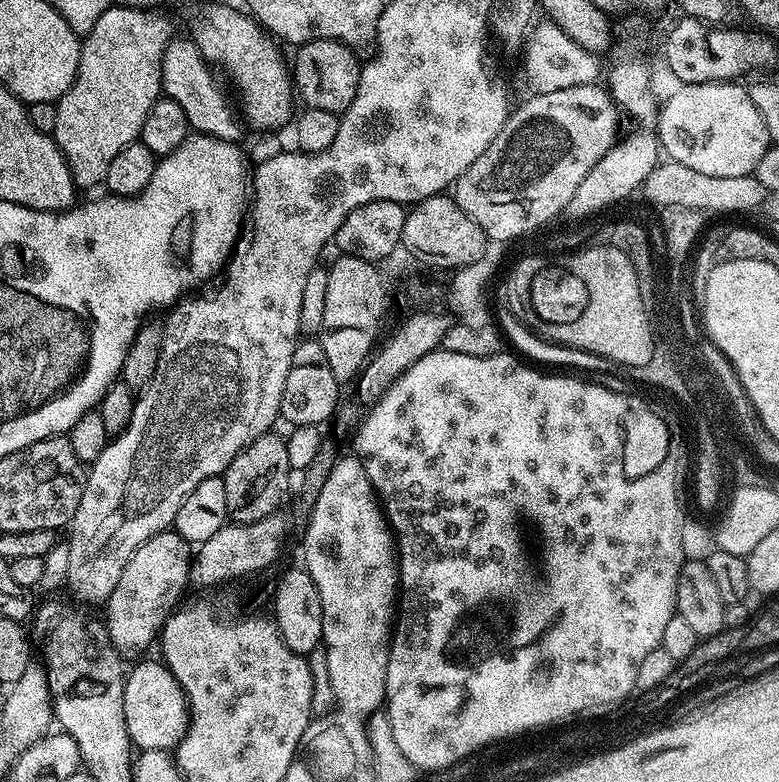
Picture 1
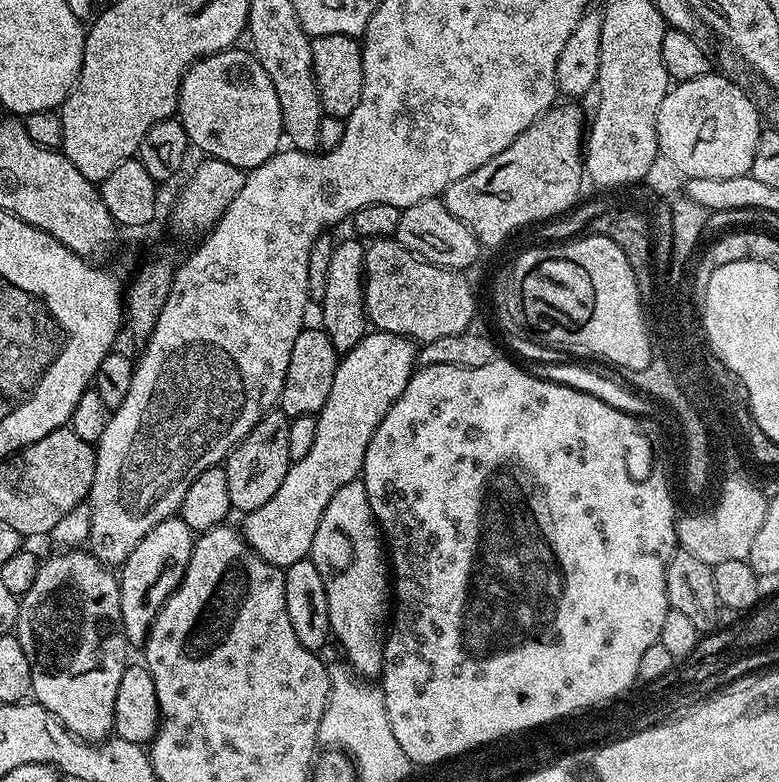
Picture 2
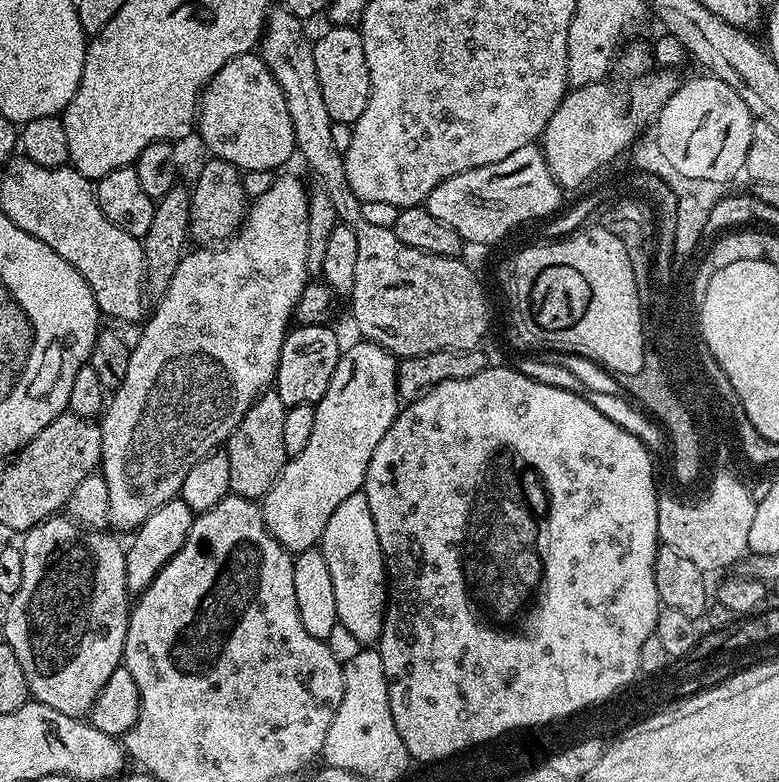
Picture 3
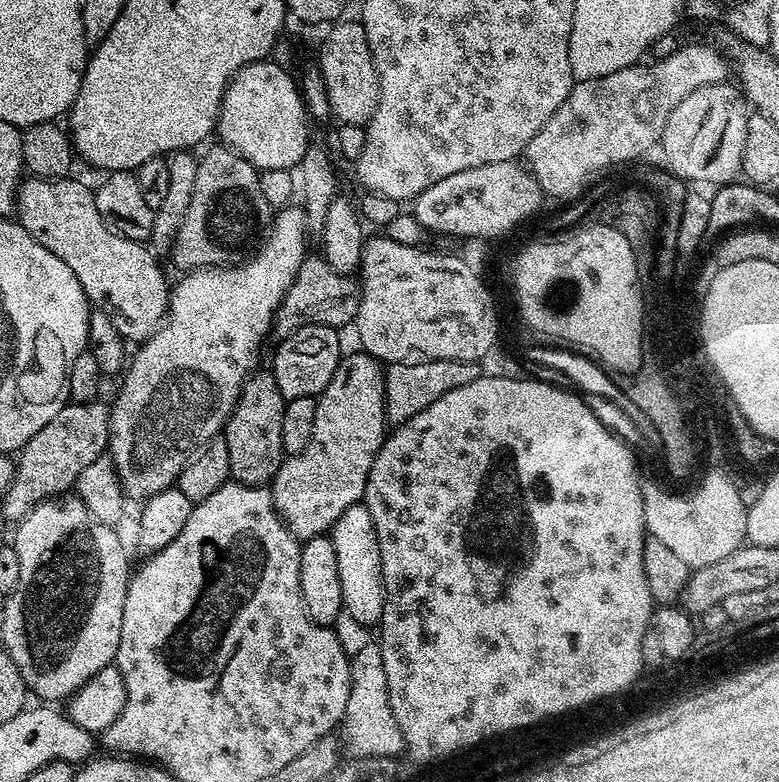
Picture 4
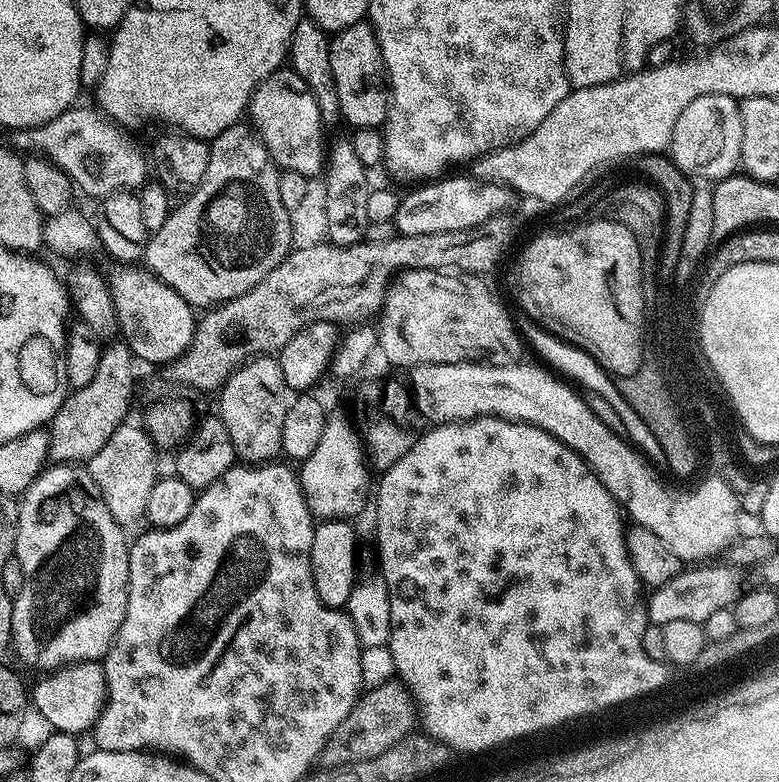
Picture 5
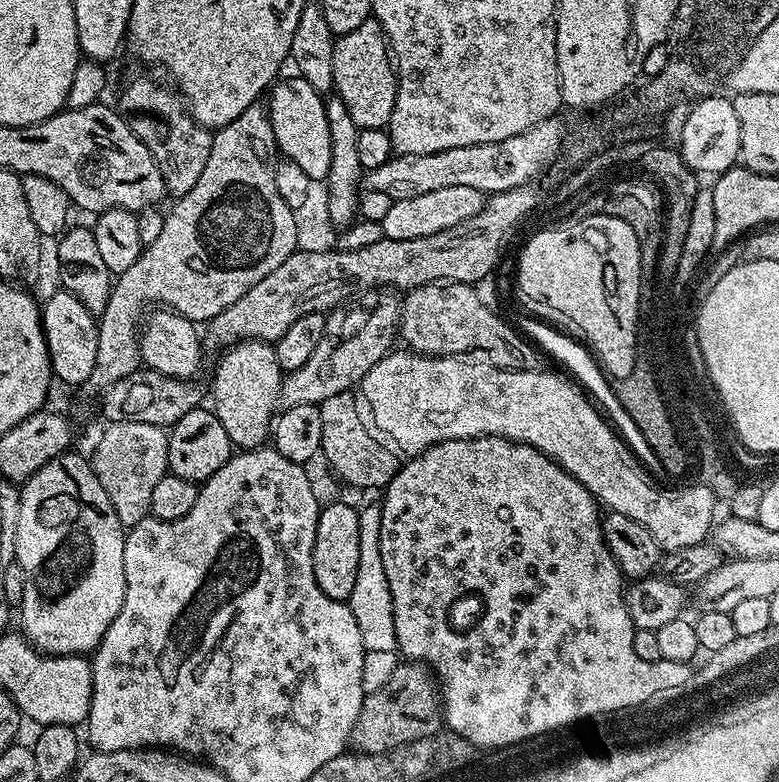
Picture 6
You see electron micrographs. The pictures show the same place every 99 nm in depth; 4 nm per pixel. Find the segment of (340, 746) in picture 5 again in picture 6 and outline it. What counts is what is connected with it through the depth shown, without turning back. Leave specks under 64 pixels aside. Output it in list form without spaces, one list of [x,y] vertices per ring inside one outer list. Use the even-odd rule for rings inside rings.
[[[400,662],[384,686],[365,695],[358,722],[354,722],[350,744],[355,751],[378,754],[435,736],[441,728],[442,704],[433,673],[426,664]]]

